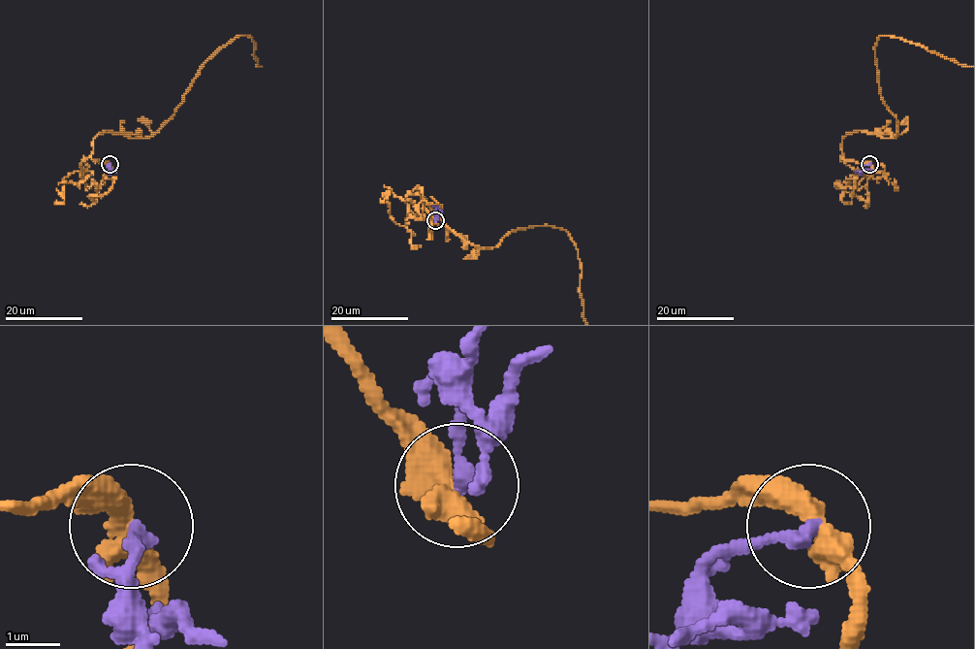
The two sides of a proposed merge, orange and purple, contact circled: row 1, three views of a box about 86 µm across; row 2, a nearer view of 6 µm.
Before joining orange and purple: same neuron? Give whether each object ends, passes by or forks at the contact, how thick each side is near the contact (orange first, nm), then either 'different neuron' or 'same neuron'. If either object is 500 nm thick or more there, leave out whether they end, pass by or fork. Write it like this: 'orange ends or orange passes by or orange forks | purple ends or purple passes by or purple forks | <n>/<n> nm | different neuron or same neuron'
orange forks | purple ends | 400/300 nm | different neuron

